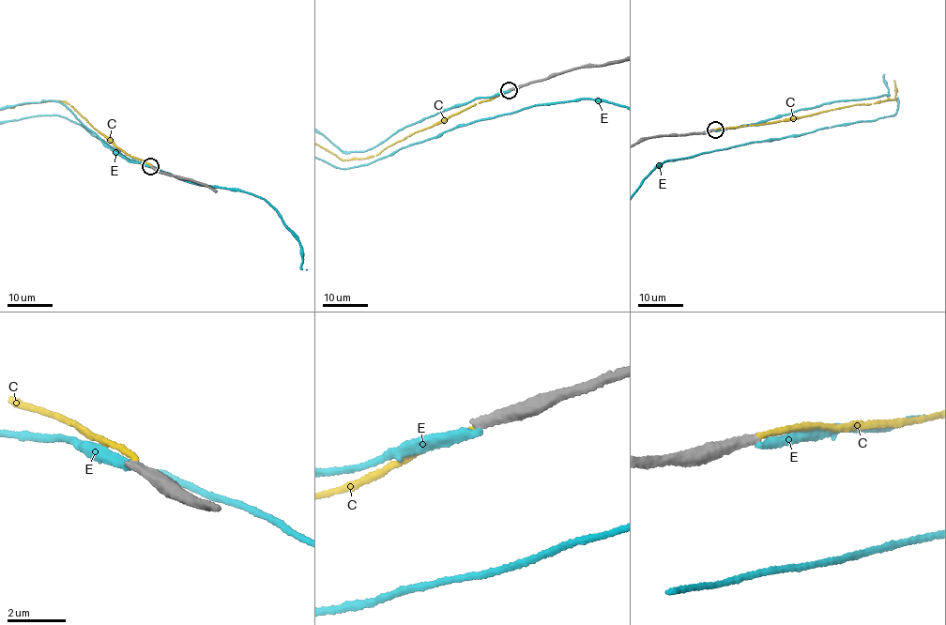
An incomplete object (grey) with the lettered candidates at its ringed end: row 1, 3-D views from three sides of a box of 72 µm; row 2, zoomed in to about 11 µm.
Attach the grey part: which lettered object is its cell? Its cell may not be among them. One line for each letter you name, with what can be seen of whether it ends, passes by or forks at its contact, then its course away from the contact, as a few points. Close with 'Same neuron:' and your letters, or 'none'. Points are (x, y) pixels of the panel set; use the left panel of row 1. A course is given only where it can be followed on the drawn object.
Same neuron: none

